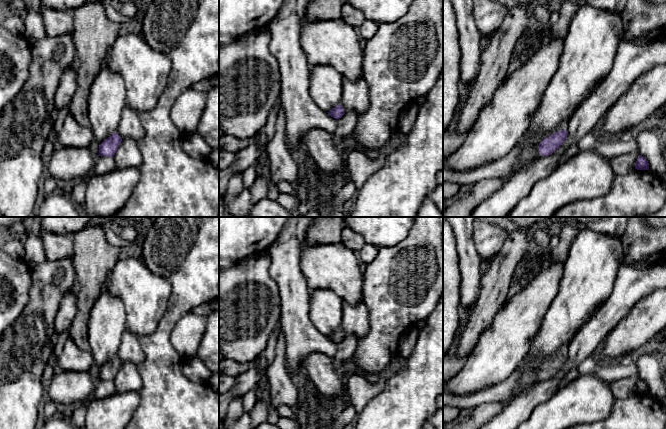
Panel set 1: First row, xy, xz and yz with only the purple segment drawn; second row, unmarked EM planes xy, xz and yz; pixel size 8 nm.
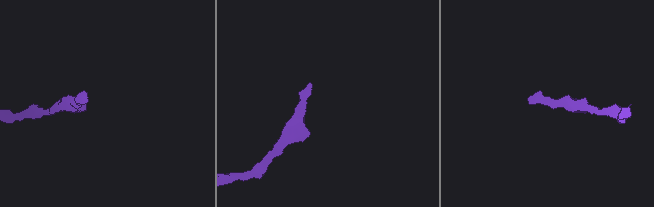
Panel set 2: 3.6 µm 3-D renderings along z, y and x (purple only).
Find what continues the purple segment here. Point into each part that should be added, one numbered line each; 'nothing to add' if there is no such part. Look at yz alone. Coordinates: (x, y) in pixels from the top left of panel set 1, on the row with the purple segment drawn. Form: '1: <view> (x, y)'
1: yz (563, 125)

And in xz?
1: xz (355, 97)

